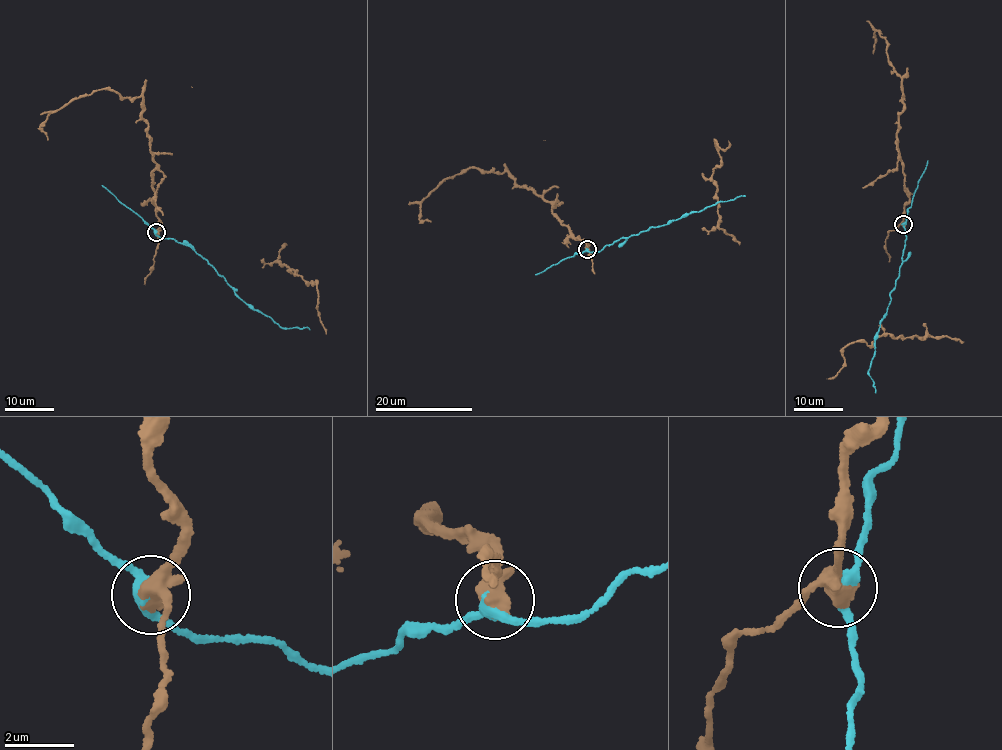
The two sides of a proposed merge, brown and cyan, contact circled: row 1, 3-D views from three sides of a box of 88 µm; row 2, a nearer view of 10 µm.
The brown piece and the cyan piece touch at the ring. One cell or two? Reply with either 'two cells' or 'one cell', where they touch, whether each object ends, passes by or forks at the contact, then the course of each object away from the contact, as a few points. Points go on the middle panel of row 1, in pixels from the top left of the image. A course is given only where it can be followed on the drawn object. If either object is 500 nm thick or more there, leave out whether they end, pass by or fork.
two cells; at (587, 249); brown passes by; cyan passes by; brown runs (587, 249), (547, 200), (506, 171), (471, 167), (442, 179), (420, 209), (420, 221), (431, 221); cyan runs (587, 249), (601, 250), (652, 226), (660, 227), (745, 195)

